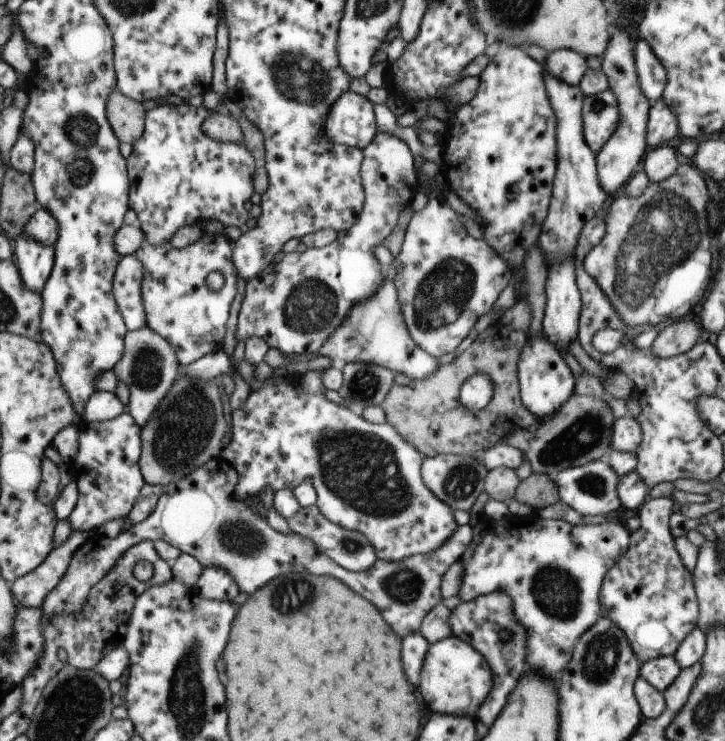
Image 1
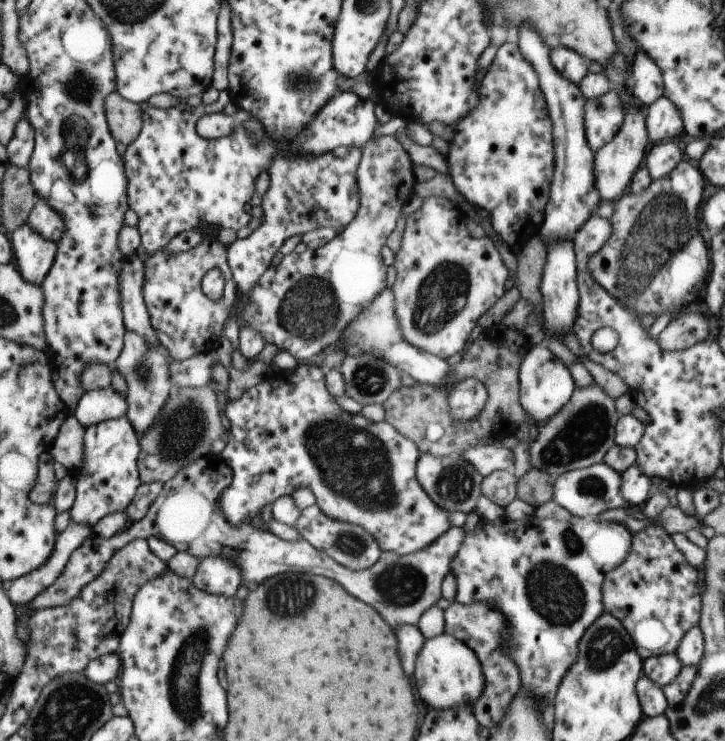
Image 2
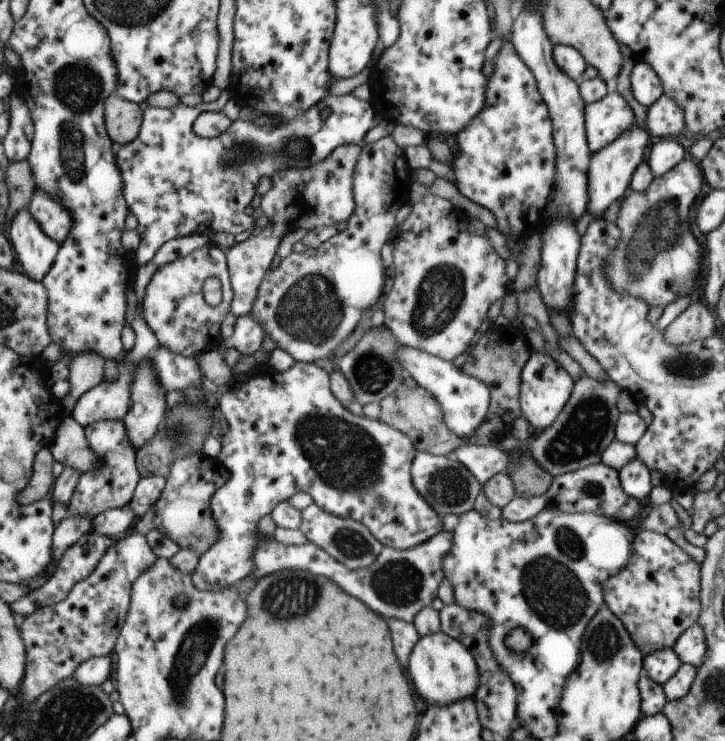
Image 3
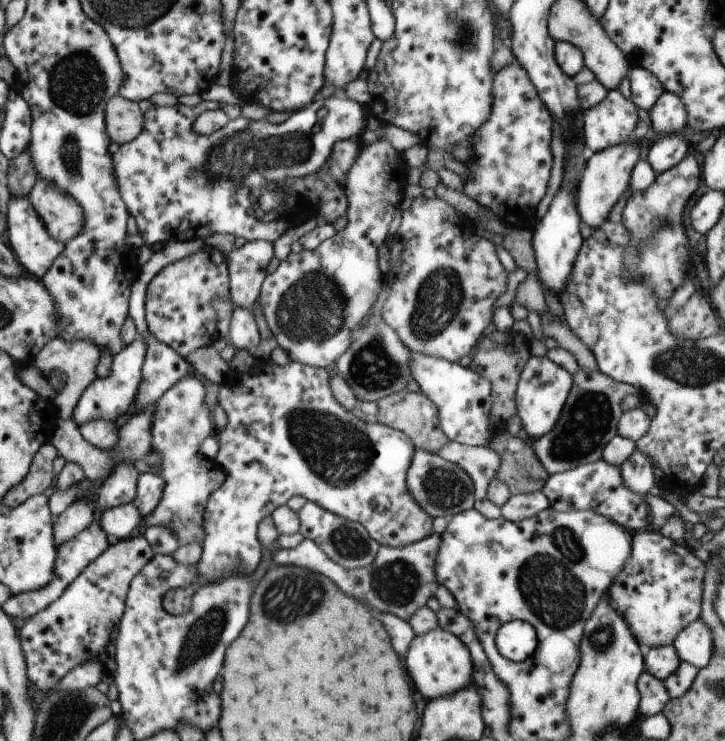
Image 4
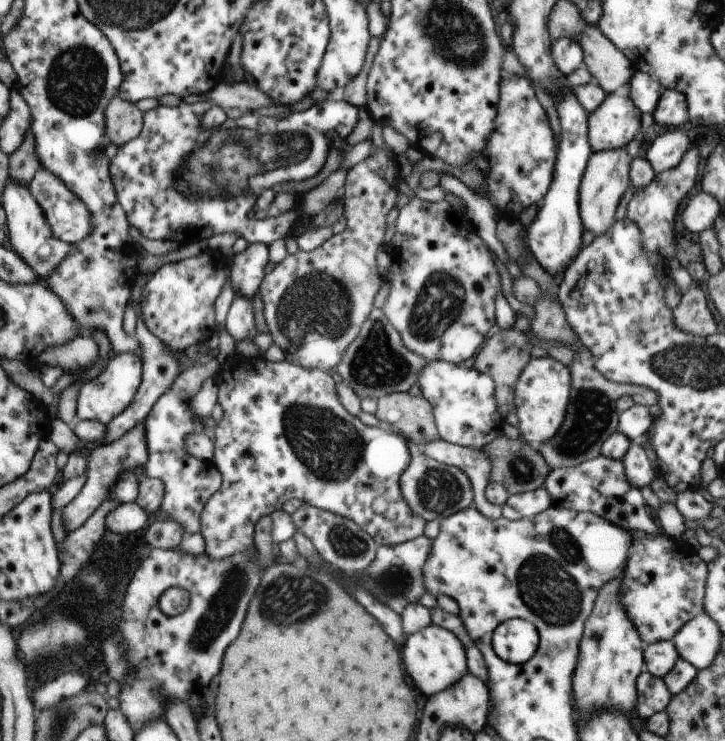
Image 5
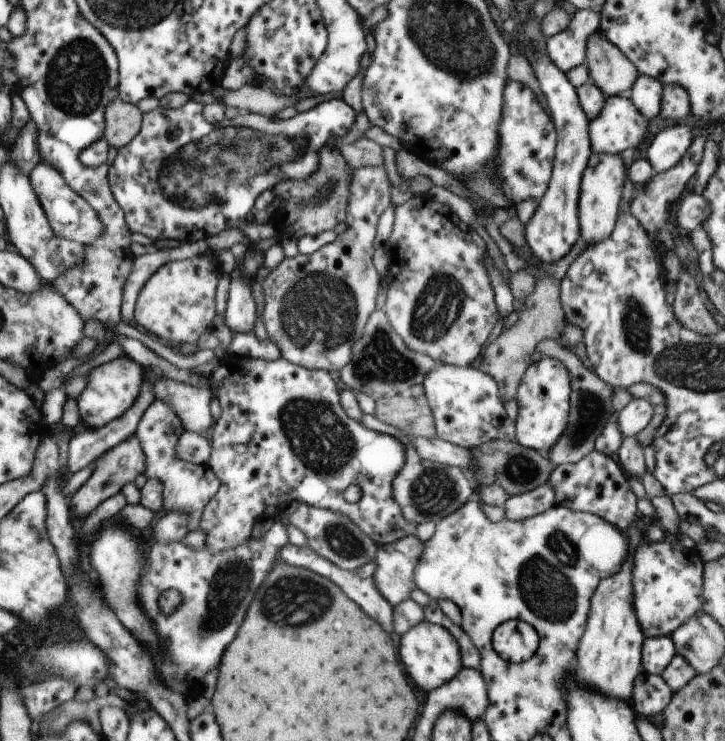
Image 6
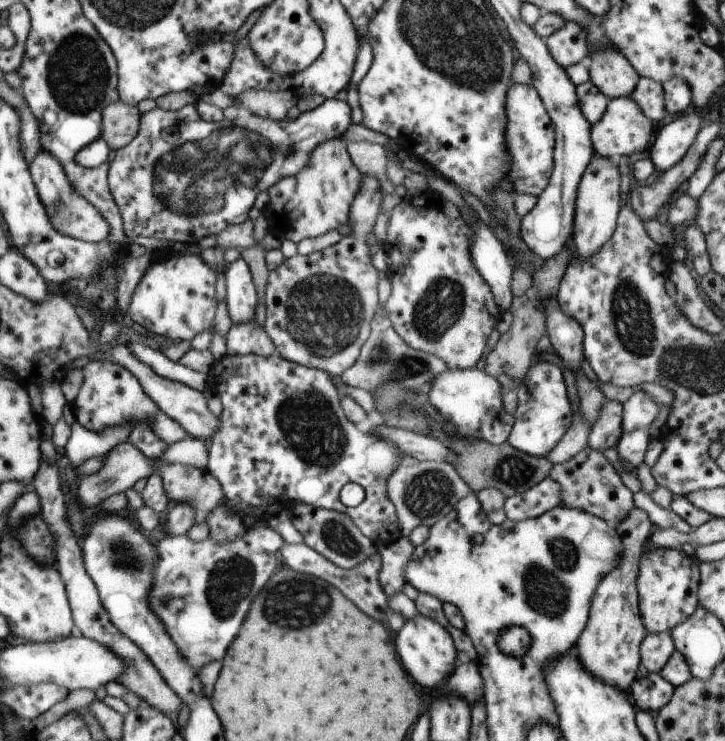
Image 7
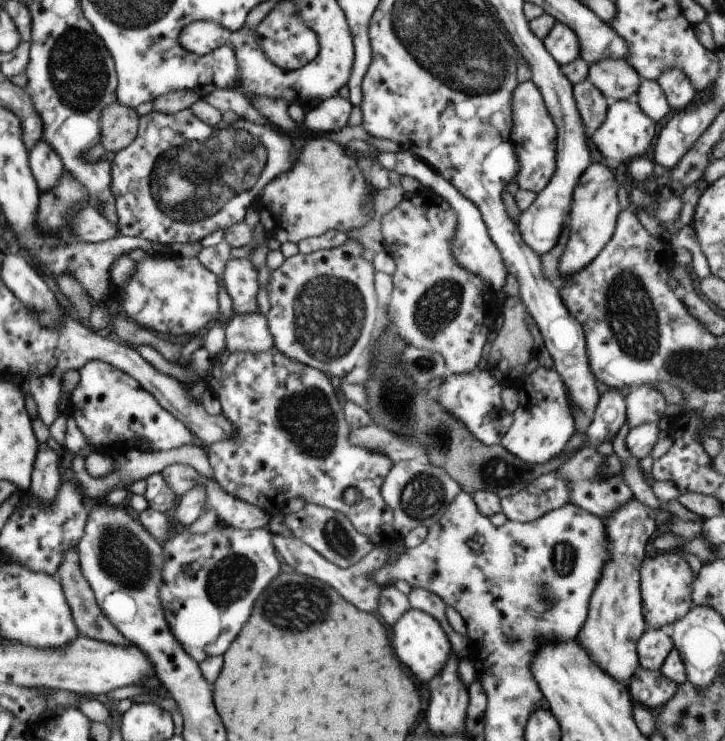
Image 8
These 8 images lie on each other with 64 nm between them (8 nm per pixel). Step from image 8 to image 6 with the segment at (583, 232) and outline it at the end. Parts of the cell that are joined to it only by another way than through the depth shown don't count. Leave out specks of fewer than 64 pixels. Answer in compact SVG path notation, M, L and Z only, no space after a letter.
M591 153L582 170L577 203L578 225L581 238L591 243L603 240L613 230L619 214L619 198L625 178L625 167L618 154Z

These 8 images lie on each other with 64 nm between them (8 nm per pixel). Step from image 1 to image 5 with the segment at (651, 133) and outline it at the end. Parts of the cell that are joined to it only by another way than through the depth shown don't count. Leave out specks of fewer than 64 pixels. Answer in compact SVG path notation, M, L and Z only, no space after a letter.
M664 89L651 115L656 124L677 128L688 120L685 97L680 92Z

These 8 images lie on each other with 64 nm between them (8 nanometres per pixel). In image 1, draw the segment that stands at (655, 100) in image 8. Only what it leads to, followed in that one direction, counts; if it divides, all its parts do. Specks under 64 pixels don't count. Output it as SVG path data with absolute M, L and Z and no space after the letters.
M641 38L634 44L633 58L640 89L649 103L659 100L666 83L665 69L649 45Z

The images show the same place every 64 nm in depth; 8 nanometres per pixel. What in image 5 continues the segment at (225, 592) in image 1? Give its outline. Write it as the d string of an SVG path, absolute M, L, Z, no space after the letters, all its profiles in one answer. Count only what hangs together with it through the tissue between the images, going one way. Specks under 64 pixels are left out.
M250 358L248 360L228 362L219 366L218 372L213 376L213 380L218 388L217 400L223 411L223 416L218 424L211 424L210 437L214 444L211 462L220 472L222 481L221 486L205 501L200 512L200 530L204 542L204 554L211 560L224 559L236 553L246 553L247 555L257 554L253 547L253 525L259 518L270 515L273 511L281 508L287 499L296 498L303 503L323 509L333 514L342 516L347 520L353 521L360 526L378 545L393 546L405 541L410 541L420 537L423 532L425 521L421 516L410 511L405 499L400 491L399 479L401 473L407 468L410 461L409 450L405 437L385 426L367 426L356 416L351 416L338 401L334 391L334 382L327 371L321 369L308 369L289 361L269 362L265 358Z

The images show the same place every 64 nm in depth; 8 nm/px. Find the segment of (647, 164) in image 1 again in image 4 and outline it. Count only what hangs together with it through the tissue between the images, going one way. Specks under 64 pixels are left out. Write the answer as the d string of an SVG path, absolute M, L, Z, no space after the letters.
M680 134L664 135L649 147L647 162L652 171L658 175L681 162L687 153L689 148L680 138Z

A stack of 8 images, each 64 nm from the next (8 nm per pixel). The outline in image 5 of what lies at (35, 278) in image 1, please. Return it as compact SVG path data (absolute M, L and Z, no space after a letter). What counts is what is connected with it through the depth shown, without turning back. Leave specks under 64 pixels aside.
M8 178L4 185L1 200L4 202L4 212L8 216L8 247L29 265L29 268L36 273L38 280L44 280L46 276L52 274L53 268L64 259L70 244L52 236L48 221L45 220L40 205L32 197L31 190L27 185L14 183Z

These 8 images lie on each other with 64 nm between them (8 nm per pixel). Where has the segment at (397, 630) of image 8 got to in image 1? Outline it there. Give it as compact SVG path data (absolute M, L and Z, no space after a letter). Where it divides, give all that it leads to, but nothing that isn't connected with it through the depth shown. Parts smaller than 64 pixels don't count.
M453 636L429 645L426 656L417 688L429 710L453 716L467 714L467 718L476 721L473 716L488 698L491 688L491 672L483 656L465 641Z

